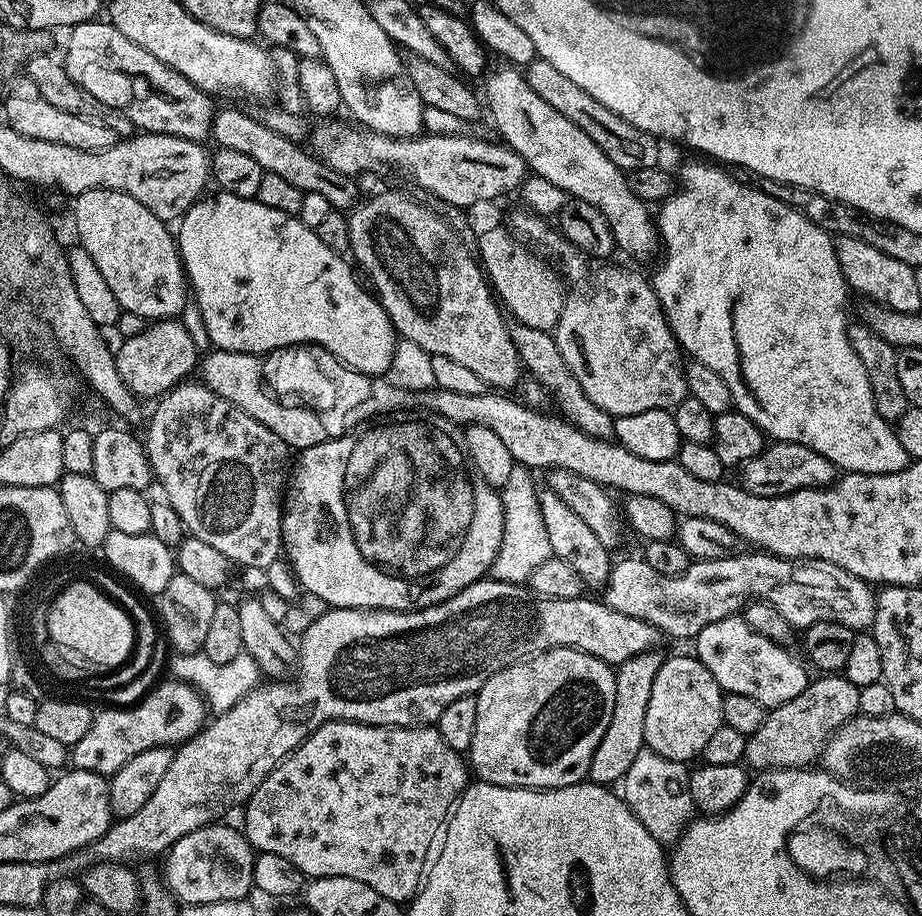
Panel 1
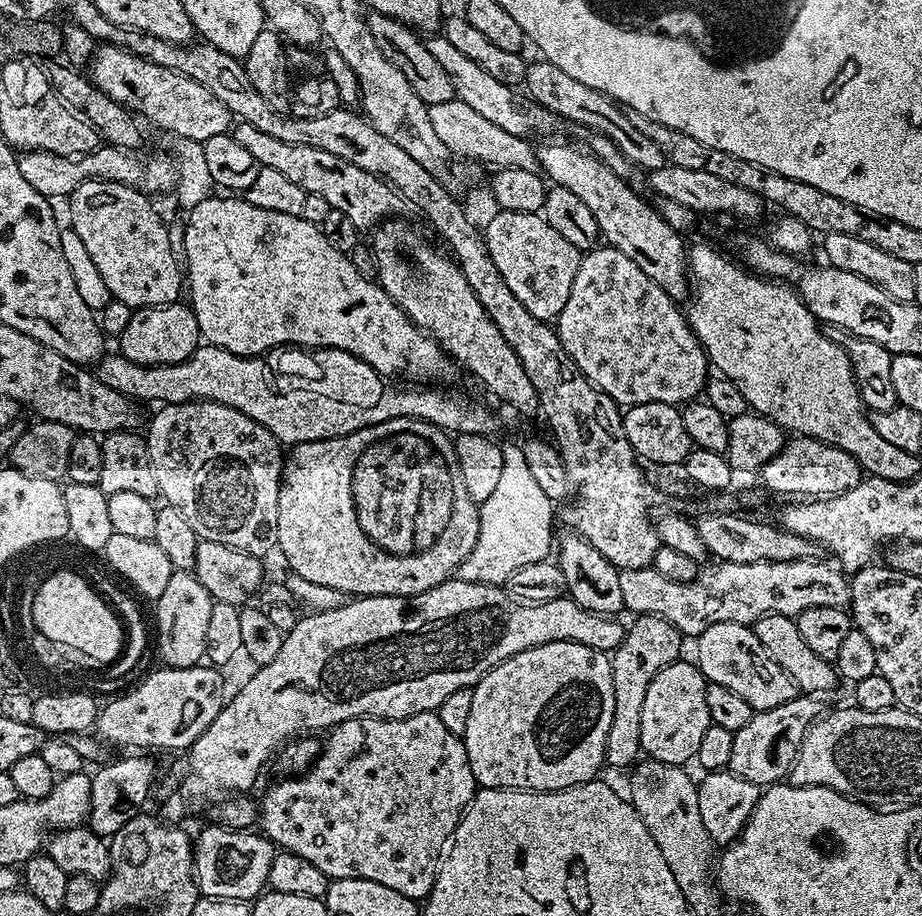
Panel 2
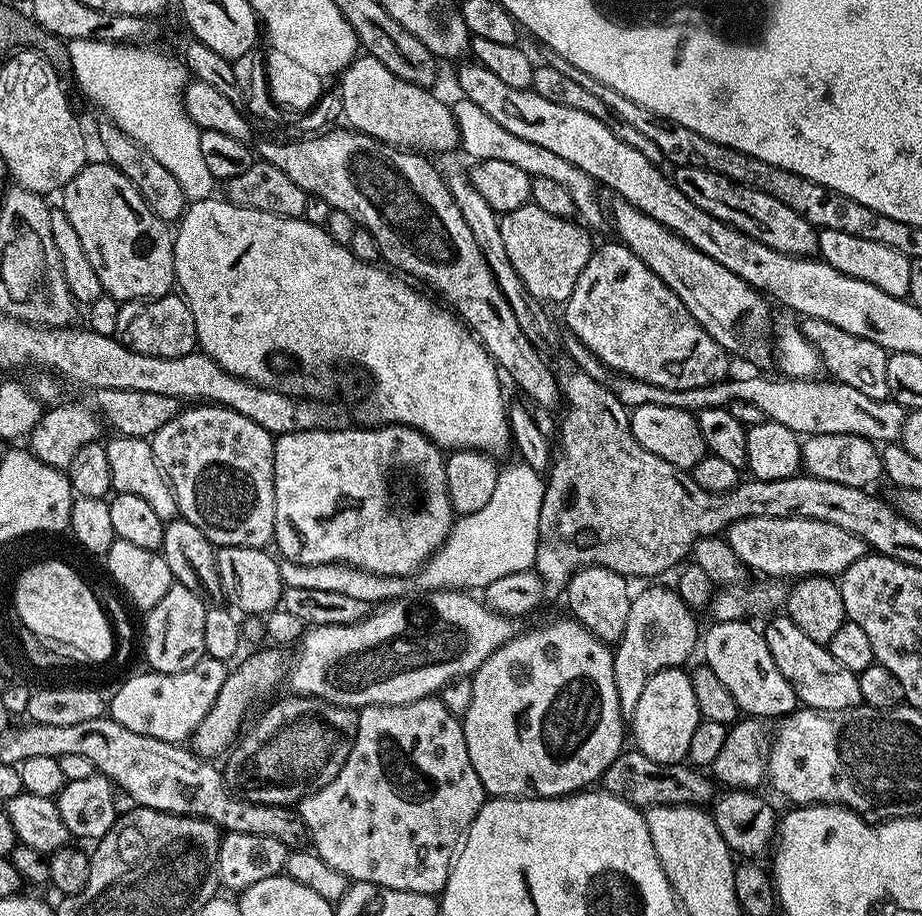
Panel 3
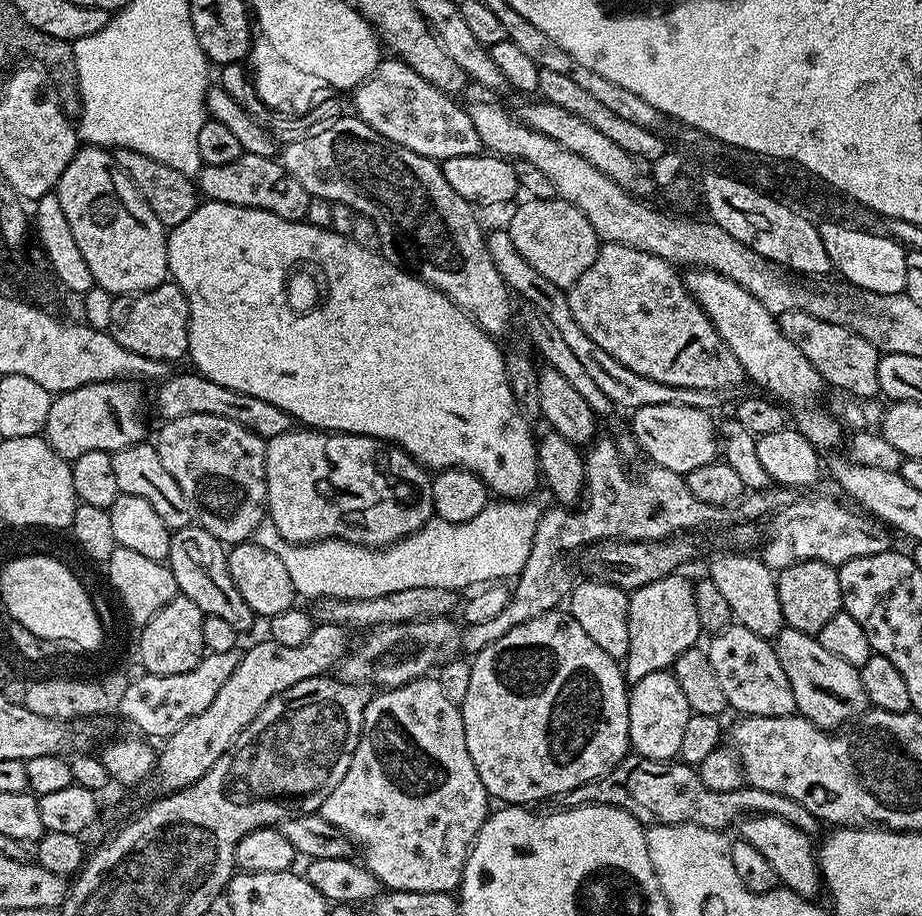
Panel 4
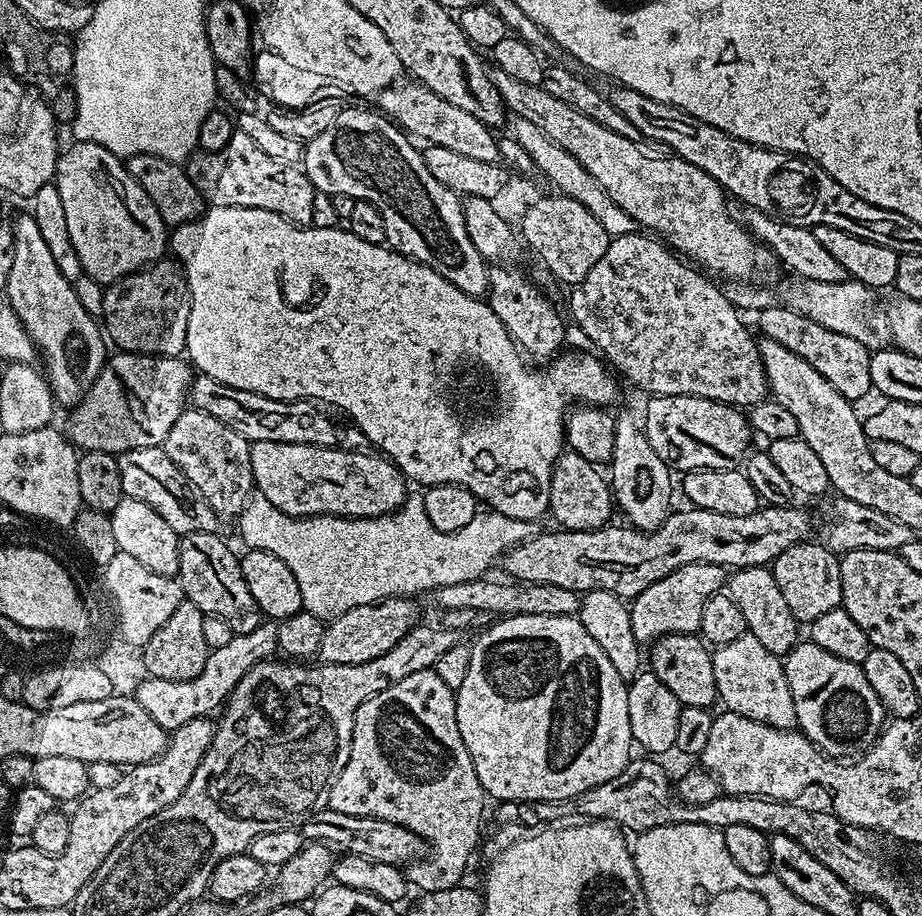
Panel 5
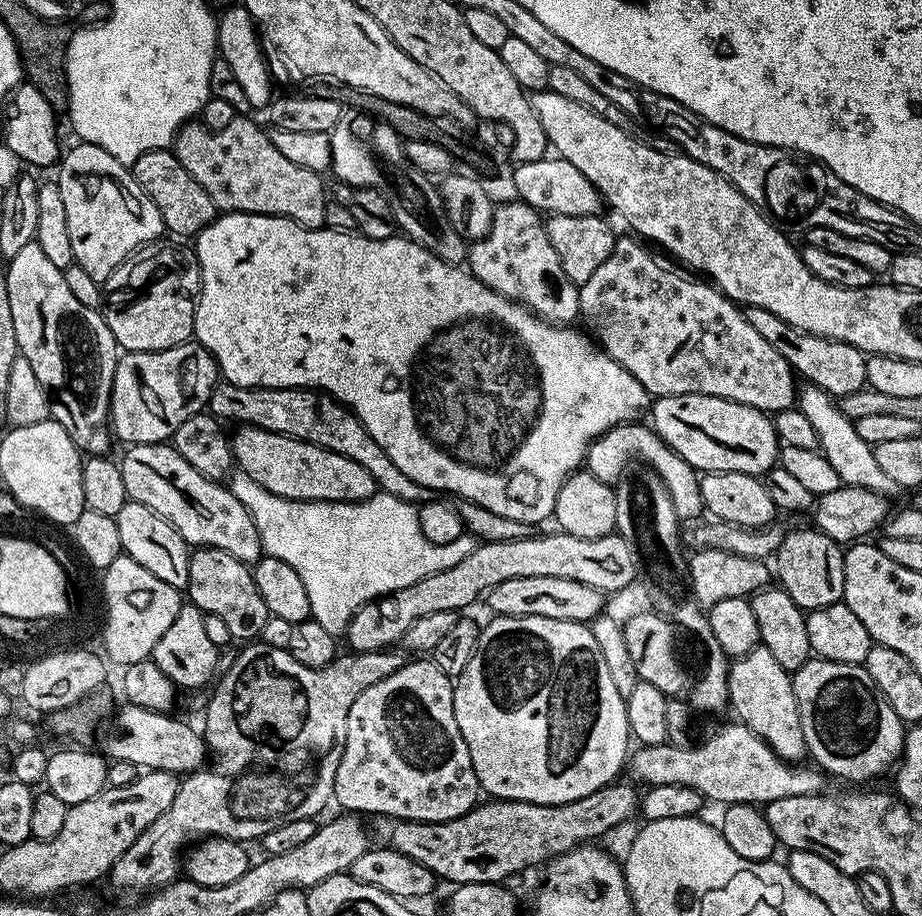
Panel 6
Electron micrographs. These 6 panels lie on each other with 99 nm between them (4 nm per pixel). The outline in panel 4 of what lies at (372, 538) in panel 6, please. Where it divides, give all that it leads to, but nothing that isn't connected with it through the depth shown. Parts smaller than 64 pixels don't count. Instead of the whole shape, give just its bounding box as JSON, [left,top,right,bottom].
[254,498,542,601]

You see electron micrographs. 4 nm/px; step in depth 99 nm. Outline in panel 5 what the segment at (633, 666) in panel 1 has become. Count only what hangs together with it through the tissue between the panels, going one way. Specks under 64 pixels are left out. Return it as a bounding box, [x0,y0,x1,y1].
[631,564,725,646]

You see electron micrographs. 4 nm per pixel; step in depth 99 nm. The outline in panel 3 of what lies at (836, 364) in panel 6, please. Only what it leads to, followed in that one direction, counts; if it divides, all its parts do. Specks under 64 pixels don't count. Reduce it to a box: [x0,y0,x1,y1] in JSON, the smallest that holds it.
[798,317,890,400]

